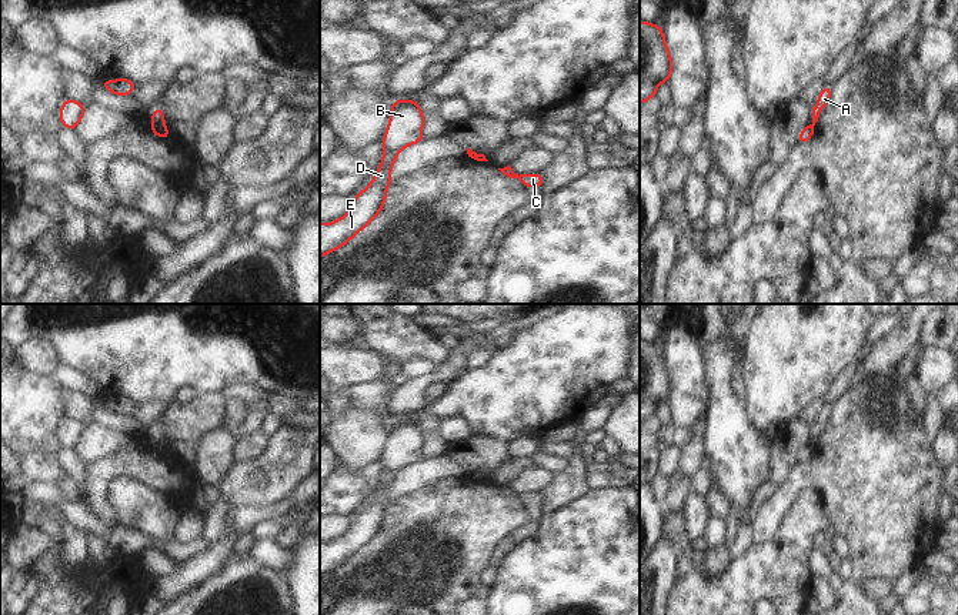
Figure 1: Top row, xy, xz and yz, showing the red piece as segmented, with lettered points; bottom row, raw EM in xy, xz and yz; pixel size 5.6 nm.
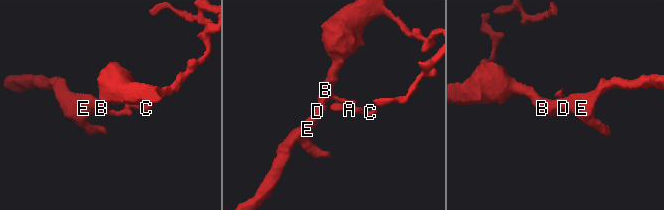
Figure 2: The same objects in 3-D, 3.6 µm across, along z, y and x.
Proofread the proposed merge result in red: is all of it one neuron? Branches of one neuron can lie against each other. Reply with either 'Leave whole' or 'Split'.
Split

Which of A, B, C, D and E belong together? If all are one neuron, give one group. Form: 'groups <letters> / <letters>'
groups A C / B D E

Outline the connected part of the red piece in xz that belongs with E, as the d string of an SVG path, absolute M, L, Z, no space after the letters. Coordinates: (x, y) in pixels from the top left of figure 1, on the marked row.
M393 100L391 117L383 137L383 161L373 181L353 198L351 210L341 218L320 223L320 258L346 245L380 214L391 184L391 167L398 153L424 141L424 113L415 100Z

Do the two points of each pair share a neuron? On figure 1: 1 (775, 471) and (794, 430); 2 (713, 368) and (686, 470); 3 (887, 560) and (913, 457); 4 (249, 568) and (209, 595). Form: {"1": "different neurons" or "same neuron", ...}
{"1": "same neuron", "2": "different neurons", "3": "same neuron", "4": "same neuron"}

